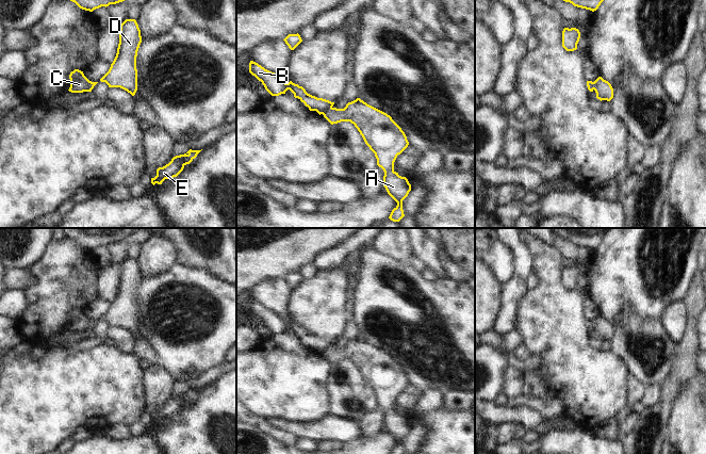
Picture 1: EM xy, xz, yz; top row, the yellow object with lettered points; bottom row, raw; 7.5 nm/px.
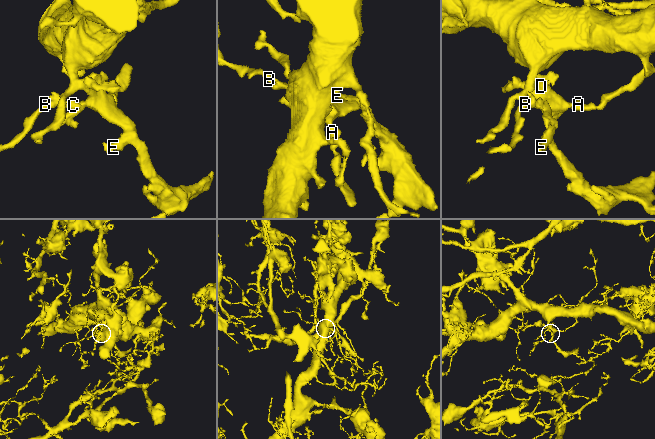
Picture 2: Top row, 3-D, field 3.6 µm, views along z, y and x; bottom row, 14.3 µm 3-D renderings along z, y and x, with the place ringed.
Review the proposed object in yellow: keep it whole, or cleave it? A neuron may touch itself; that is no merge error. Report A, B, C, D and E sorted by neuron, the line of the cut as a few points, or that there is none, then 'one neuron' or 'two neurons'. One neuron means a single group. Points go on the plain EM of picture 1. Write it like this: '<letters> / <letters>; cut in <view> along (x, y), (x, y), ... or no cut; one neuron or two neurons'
A D E / B C; cut in xz along (331, 345), (322, 352); two neurons

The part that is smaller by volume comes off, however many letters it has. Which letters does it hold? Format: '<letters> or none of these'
B, C

